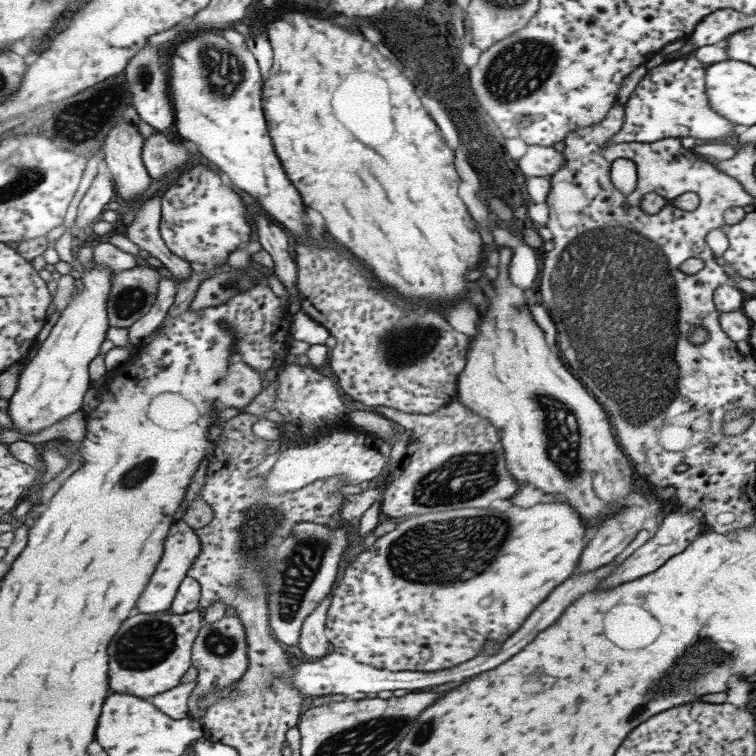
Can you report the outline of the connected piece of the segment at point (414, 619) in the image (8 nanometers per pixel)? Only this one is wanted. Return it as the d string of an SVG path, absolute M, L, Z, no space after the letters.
M565 502L555 504L539 504L533 508L519 508L511 506L507 512L493 512L493 510L450 510L433 514L423 514L418 517L411 517L398 525L395 529L379 537L374 542L375 546L369 547L367 551L361 552L357 558L349 563L343 578L341 578L332 594L332 603L328 612L326 633L333 650L344 655L358 659L364 665L373 665L387 671L397 670L423 670L423 672L437 672L445 670L457 664L463 664L483 652L483 646L487 640L505 642L511 638L523 622L529 618L529 614L545 602L545 598L563 584L579 566L581 556L590 540L585 540L589 532L589 526L583 522L581 514Z

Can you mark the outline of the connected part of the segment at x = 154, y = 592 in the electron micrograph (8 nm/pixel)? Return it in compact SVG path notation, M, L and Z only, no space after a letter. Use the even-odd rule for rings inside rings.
M183 518L171 528L171 534L167 537L165 545L162 561L158 564L150 585L145 589L145 594L139 599L139 604L136 606L140 613L170 612L181 583L188 577L194 560L197 560L202 553L202 542L197 531L184 522Z

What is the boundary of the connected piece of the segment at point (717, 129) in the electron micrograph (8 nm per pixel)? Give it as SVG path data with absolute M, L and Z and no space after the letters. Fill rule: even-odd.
M692 54L679 56L645 71L629 93L626 124L614 142L655 142L664 138L700 138L708 141L730 141L735 125L716 113L708 104L705 94L705 65Z

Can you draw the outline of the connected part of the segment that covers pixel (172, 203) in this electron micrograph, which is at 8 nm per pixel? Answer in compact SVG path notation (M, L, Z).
M203 164L188 165L187 169L179 174L177 182L162 196L162 238L171 252L189 262L199 262L206 268L218 271L225 269L229 254L246 247L251 242L251 232L253 232L253 226L251 226L247 204L243 202L243 198L237 192L233 192L219 174L215 174L213 170L207 170L207 166Z

